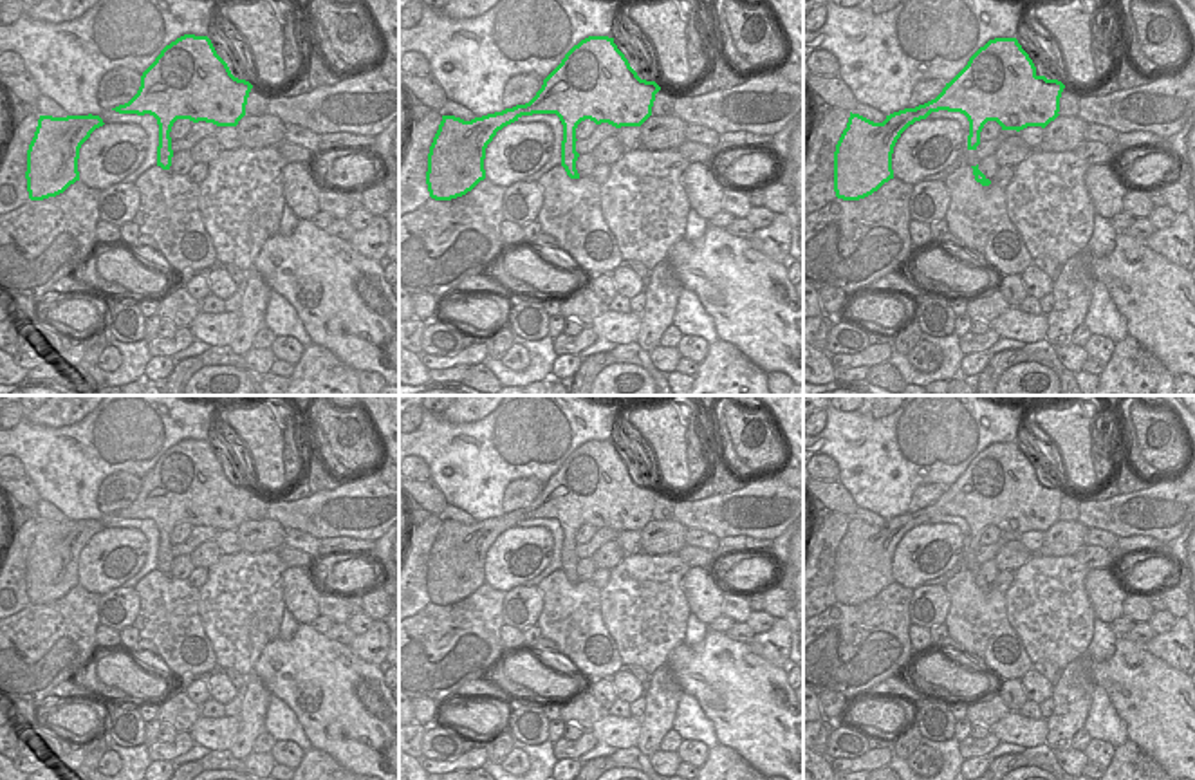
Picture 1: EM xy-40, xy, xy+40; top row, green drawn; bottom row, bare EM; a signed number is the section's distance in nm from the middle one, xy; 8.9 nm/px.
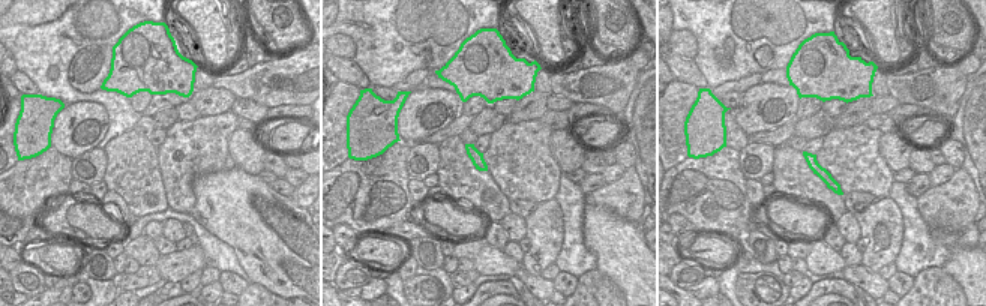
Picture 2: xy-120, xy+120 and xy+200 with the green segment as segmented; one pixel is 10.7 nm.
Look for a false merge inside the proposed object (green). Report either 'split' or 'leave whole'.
leave whole

